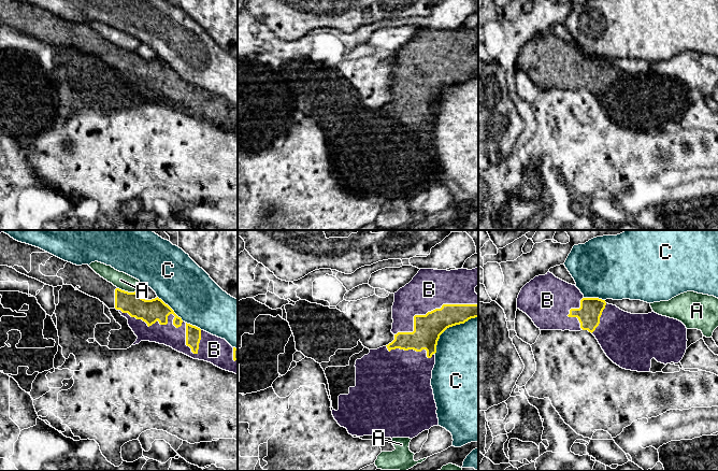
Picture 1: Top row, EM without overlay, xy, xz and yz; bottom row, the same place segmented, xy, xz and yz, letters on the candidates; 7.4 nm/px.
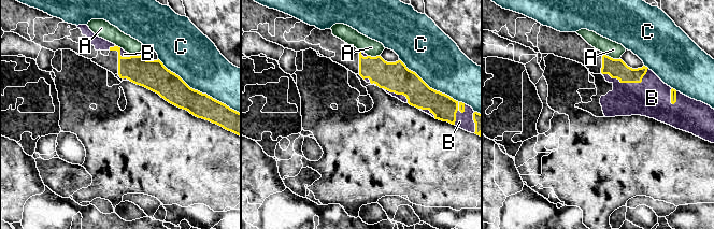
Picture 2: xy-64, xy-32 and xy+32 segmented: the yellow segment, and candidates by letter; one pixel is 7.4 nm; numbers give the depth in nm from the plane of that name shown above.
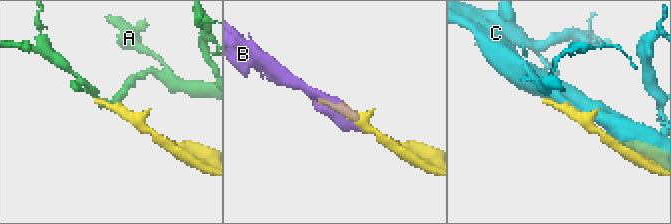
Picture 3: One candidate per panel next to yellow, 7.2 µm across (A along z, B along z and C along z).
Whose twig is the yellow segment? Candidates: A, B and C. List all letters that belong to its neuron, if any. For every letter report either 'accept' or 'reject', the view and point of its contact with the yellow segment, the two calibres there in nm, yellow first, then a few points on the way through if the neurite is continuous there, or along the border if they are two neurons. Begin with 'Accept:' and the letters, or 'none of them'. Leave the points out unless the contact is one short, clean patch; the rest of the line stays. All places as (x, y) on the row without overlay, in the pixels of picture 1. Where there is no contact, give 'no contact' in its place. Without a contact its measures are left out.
Accept: B
A: reject | xy (126, 51) | 180/120 nm | along xy (117, 46), (134, 51)
B: accept | xz (429, 71) | 200/300 nm
C: reject | xz (449, 85) | 200/460 nm

